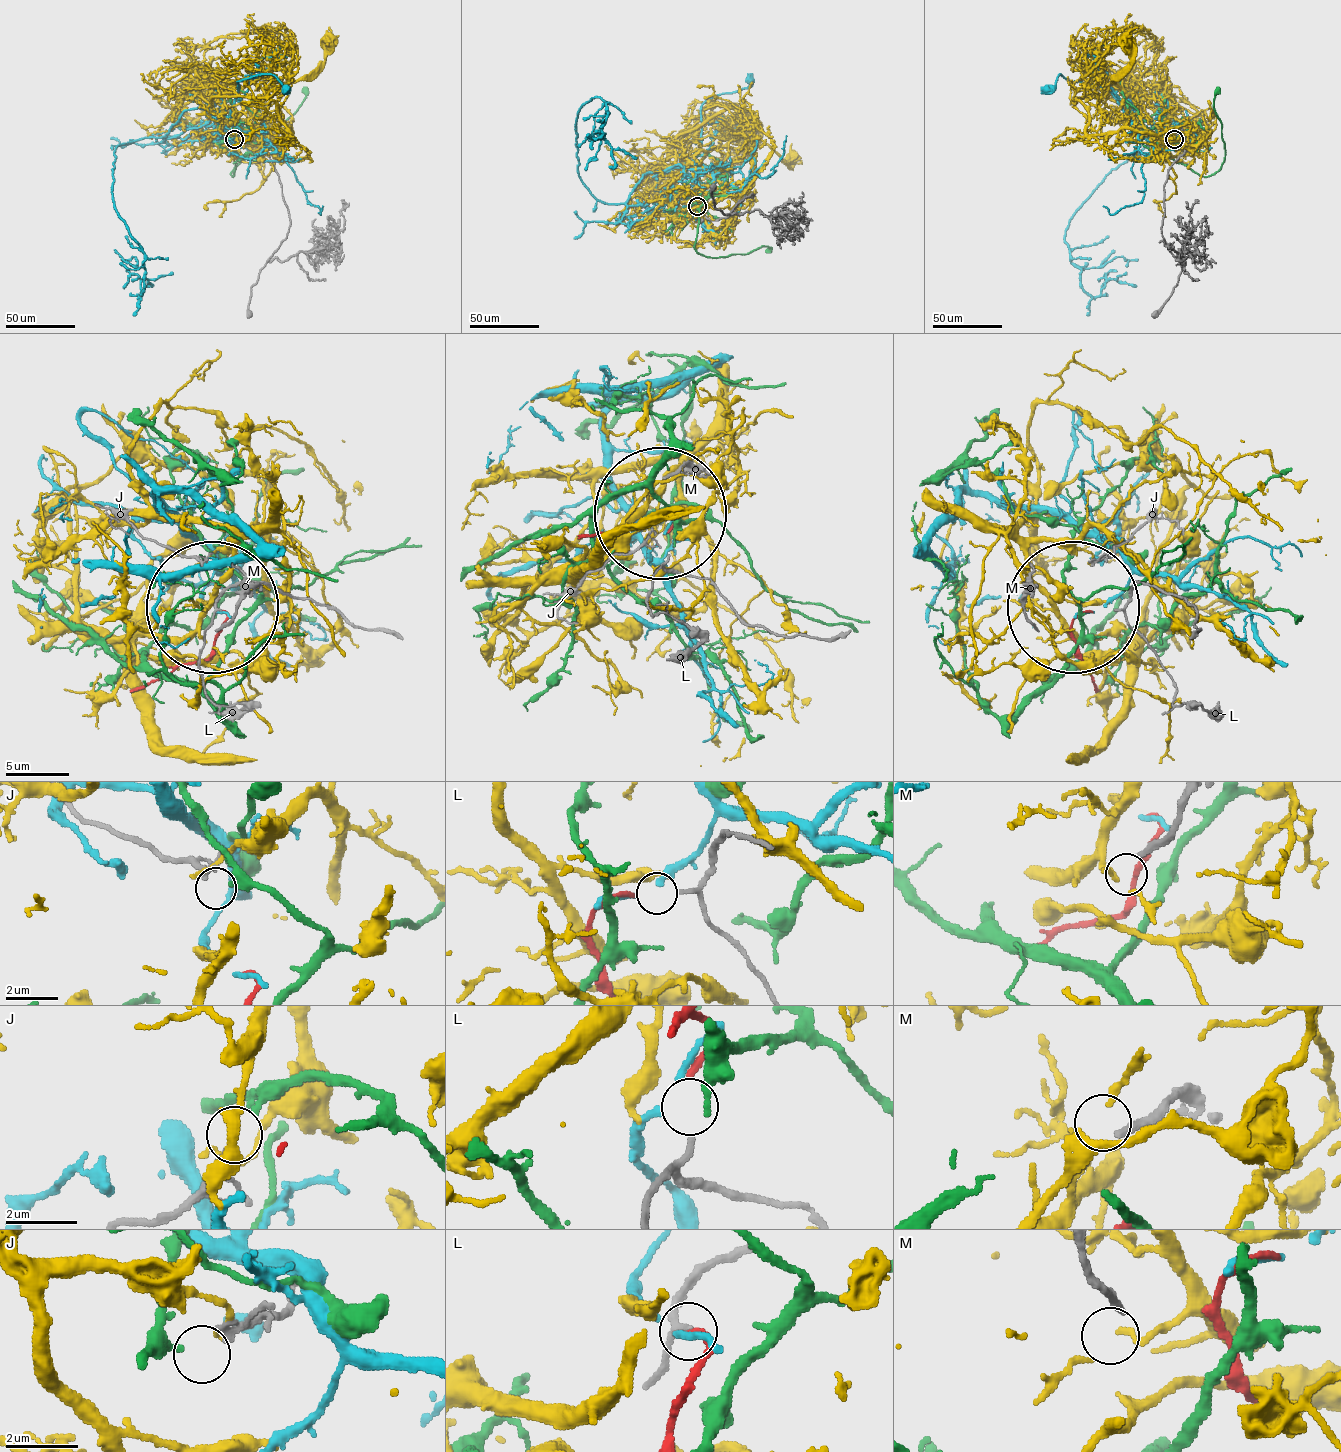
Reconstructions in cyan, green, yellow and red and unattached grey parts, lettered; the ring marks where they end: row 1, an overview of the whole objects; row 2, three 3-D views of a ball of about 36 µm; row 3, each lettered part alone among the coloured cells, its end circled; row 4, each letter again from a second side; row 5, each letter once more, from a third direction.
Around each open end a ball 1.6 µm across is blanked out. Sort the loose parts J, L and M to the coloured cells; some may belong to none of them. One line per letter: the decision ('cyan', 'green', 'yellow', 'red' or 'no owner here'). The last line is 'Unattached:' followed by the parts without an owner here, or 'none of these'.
J: green
L: red
M: no owner here
Unattached: M

